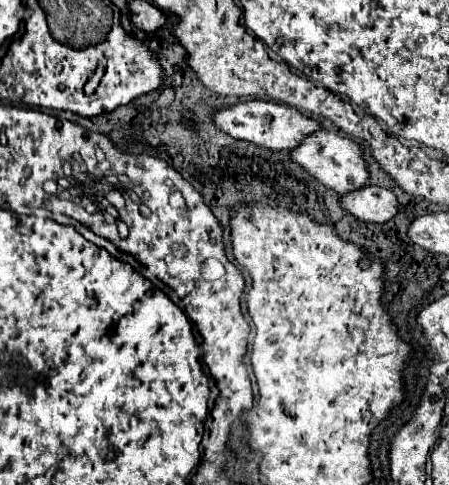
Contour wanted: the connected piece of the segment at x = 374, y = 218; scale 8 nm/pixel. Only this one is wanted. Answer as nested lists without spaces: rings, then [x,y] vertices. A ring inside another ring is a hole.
[[[364,185],[356,191],[340,195],[340,207],[366,223],[386,223],[396,215],[396,195],[384,187]]]

